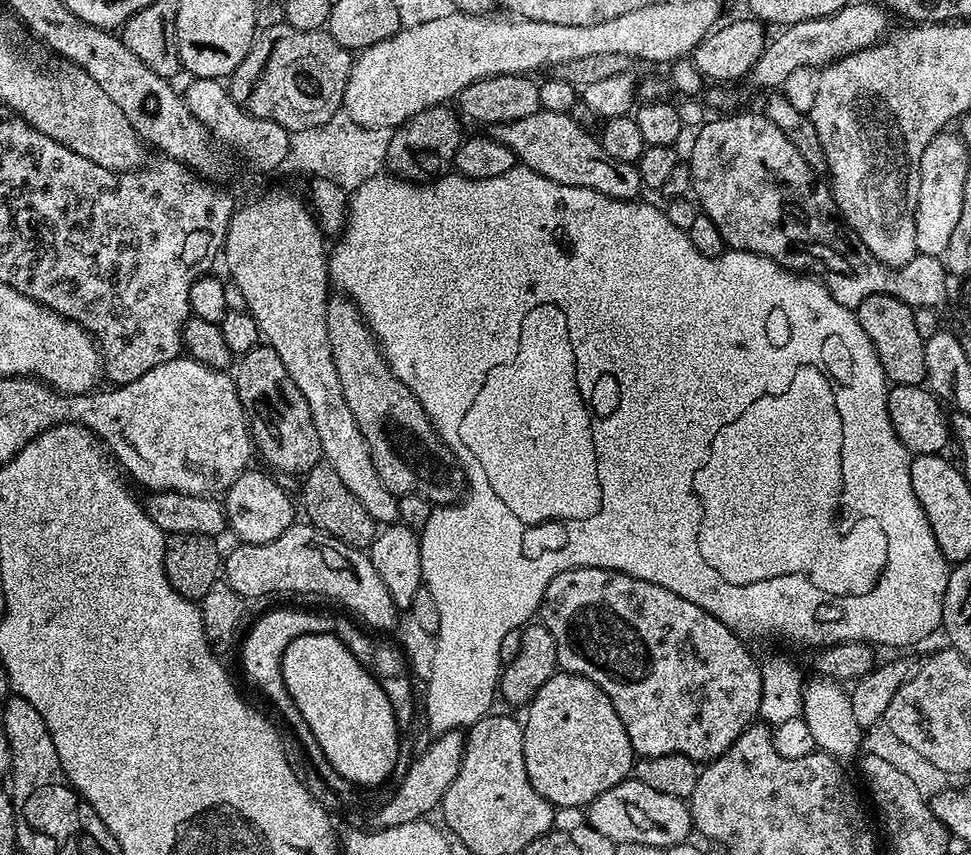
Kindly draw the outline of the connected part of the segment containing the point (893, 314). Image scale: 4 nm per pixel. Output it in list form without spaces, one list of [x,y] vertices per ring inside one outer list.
[[[873,290],[867,298],[854,309],[858,326],[866,330],[866,338],[882,362],[884,376],[892,384],[924,384],[926,380],[926,350],[924,339],[914,323],[914,308],[907,299],[891,296]]]

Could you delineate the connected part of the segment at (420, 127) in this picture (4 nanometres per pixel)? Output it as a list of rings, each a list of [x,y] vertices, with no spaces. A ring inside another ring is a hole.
[[[451,107],[423,108],[395,129],[386,161],[387,171],[391,175],[413,182],[431,182],[452,168],[452,159],[463,142],[465,133],[460,132],[461,117],[448,108]]]

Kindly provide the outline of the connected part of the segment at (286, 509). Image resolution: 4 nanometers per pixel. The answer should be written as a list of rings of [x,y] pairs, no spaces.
[[[255,470],[243,472],[222,496],[227,527],[230,532],[232,528],[237,541],[245,544],[274,542],[274,538],[285,532],[298,516],[297,505],[296,508],[292,505],[293,497],[290,493],[279,485],[275,475],[264,472],[255,472]]]

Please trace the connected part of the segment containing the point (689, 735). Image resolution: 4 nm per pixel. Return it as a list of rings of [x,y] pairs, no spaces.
[[[571,568],[558,574],[548,583],[539,615],[542,617],[542,623],[550,630],[550,634],[554,634],[557,665],[563,671],[571,672],[573,676],[581,676],[594,682],[594,686],[604,691],[606,698],[610,698],[614,710],[618,710],[618,718],[622,718],[622,726],[626,726],[630,746],[637,757],[682,754],[697,762],[716,760],[751,724],[757,723],[762,702],[762,674],[758,660],[752,657],[752,652],[748,649],[751,647],[726,625],[718,622],[714,614],[706,614],[702,606],[694,606],[694,602],[686,602],[686,598],[678,598],[678,594],[662,590],[662,586],[654,586],[650,582],[635,580],[632,576],[611,572],[605,568]]]

